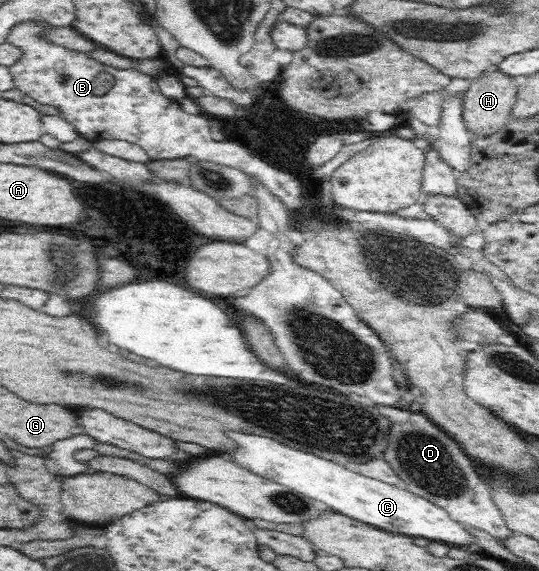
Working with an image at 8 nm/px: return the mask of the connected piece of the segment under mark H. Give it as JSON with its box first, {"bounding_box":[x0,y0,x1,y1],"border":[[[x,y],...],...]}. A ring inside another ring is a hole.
{"bounding_box":[462,69,518,137],"border":[[[492,69],[488,75],[480,76],[476,80],[471,81],[470,90],[463,96],[462,121],[464,121],[466,129],[472,133],[472,136],[491,137],[510,121],[509,113],[514,101],[516,101],[516,91],[518,91],[516,86],[512,85],[512,78],[514,77],[508,77]]]}

